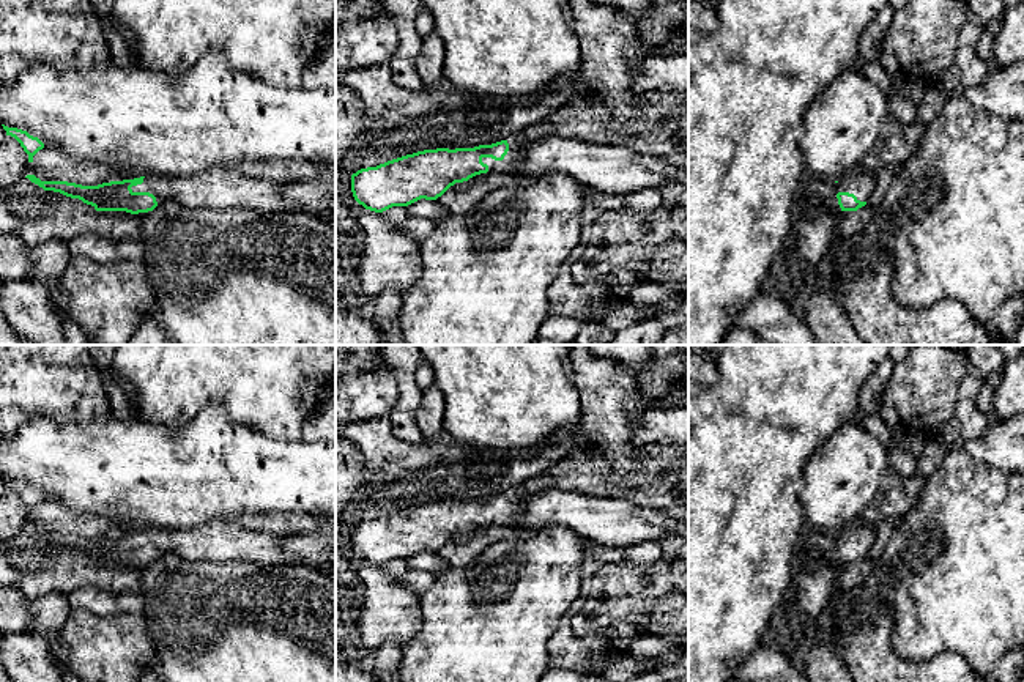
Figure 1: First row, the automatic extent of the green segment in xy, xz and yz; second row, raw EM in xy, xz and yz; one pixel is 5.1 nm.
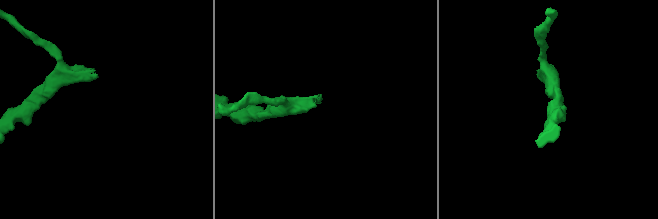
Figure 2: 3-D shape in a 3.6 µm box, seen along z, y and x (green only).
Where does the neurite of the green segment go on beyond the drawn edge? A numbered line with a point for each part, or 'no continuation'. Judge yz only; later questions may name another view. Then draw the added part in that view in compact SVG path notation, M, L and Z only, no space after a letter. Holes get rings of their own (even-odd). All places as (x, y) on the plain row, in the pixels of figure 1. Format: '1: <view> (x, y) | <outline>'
1: yz (862, 536) | M857 524L848 526L835 536L835 543L849 545L857 550L860 554L868 554L874 542L874 526L871 524Z

